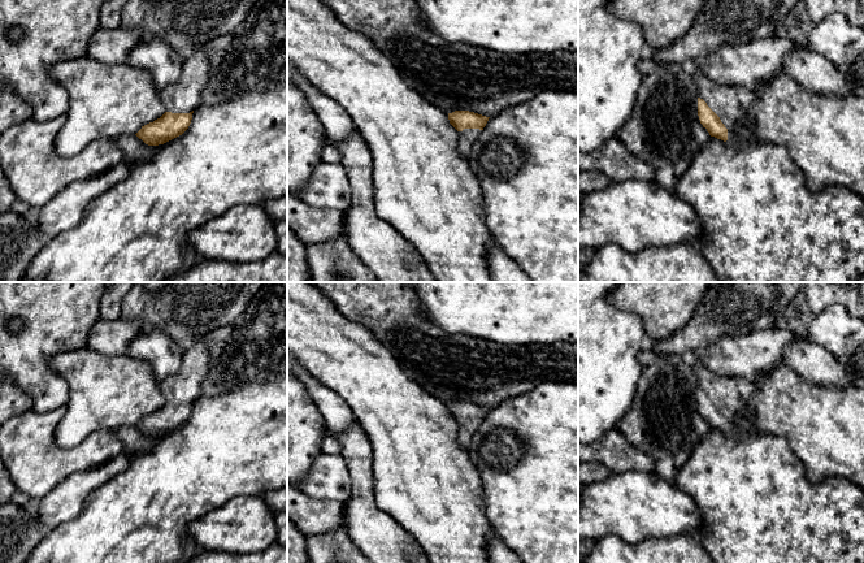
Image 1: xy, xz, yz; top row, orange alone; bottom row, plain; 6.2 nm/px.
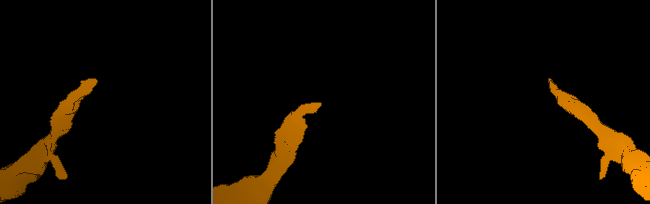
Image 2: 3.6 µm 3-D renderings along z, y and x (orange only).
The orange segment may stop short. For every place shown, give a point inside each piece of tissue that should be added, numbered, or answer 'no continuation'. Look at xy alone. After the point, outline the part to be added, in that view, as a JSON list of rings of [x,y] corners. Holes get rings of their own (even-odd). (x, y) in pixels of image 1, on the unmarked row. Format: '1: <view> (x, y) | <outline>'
1: xy (182, 388) | [[[201,338],[184,347],[181,368],[160,384],[165,403],[190,404],[201,391],[212,356]]]

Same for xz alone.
1: xz (467, 429) | [[[464,420],[463,423],[457,423],[457,424],[459,424],[457,442],[463,449],[465,449],[472,441],[476,432],[479,429],[482,421]]]

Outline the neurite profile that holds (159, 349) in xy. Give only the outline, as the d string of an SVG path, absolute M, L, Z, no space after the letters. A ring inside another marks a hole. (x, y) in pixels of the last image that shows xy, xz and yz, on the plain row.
M162 330L140 333L126 351L135 359L148 361L159 384L179 371L183 352L184 347Z

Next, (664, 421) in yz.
M646 342L638 360L642 374L629 411L602 439L592 443L578 442L578 460L598 462L612 475L629 471L655 472L668 484L676 484L681 468L711 428L698 407L699 381L691 356L657 354Z

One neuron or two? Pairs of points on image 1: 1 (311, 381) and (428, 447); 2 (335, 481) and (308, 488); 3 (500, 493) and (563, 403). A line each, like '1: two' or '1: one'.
1: two
2: one
3: one

